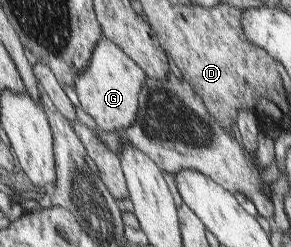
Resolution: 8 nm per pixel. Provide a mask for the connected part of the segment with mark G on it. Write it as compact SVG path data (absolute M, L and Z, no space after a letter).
M106 37L92 49L88 66L74 80L74 92L80 106L94 120L102 132L123 131L134 124L136 118L136 96L147 76L122 49Z

